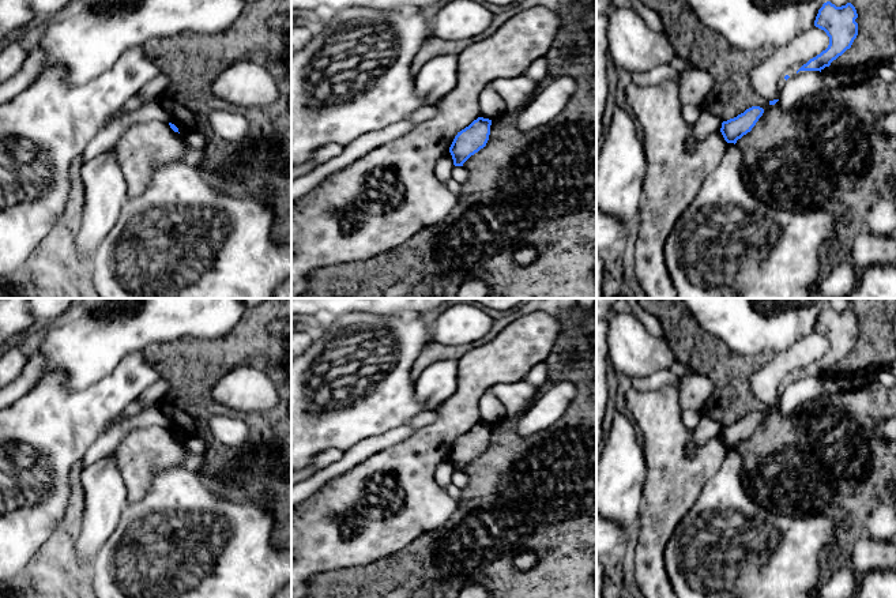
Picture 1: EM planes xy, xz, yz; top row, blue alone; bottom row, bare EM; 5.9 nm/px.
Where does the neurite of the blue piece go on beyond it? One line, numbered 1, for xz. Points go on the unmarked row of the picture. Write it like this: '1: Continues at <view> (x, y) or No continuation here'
1: No continuation here

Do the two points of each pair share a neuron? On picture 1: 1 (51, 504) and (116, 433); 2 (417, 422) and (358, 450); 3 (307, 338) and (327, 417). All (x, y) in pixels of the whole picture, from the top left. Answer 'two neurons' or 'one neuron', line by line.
1: two neurons
2: two neurons
3: two neurons

